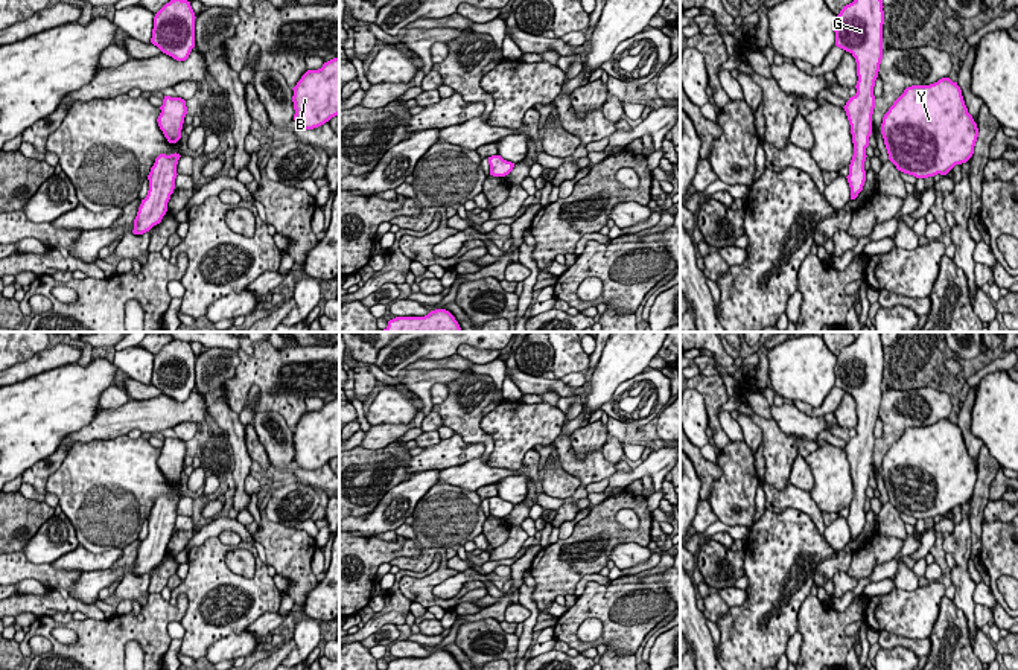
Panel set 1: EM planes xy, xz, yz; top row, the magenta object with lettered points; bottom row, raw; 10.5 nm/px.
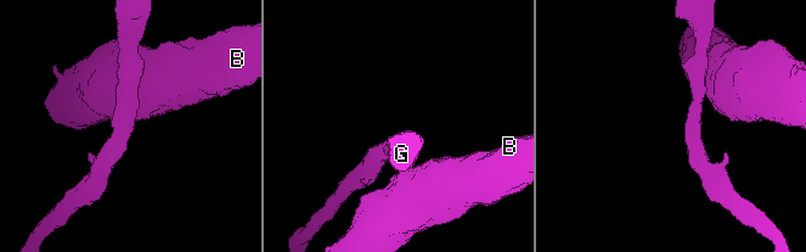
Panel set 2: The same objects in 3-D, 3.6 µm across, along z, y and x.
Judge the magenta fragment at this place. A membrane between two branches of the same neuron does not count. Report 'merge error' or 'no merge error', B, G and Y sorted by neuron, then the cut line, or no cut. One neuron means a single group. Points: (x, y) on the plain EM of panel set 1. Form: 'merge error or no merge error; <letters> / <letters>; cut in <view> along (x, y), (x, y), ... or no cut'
no merge error; B G Y; no cut

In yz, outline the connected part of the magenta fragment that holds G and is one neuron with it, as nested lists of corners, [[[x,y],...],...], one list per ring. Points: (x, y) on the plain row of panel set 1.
[[[860,332],[855,341],[837,356],[835,387],[849,393],[857,404],[857,434],[843,448],[851,466],[854,496],[848,524],[851,541],[863,531],[866,522],[866,489],[872,475],[875,449],[873,428],[883,400],[884,352],[880,332]]]

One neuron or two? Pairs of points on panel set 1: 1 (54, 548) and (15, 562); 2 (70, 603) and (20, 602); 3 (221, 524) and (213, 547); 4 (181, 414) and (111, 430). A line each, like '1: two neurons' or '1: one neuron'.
1: two neurons
2: one neuron
3: two neurons
4: one neuron

